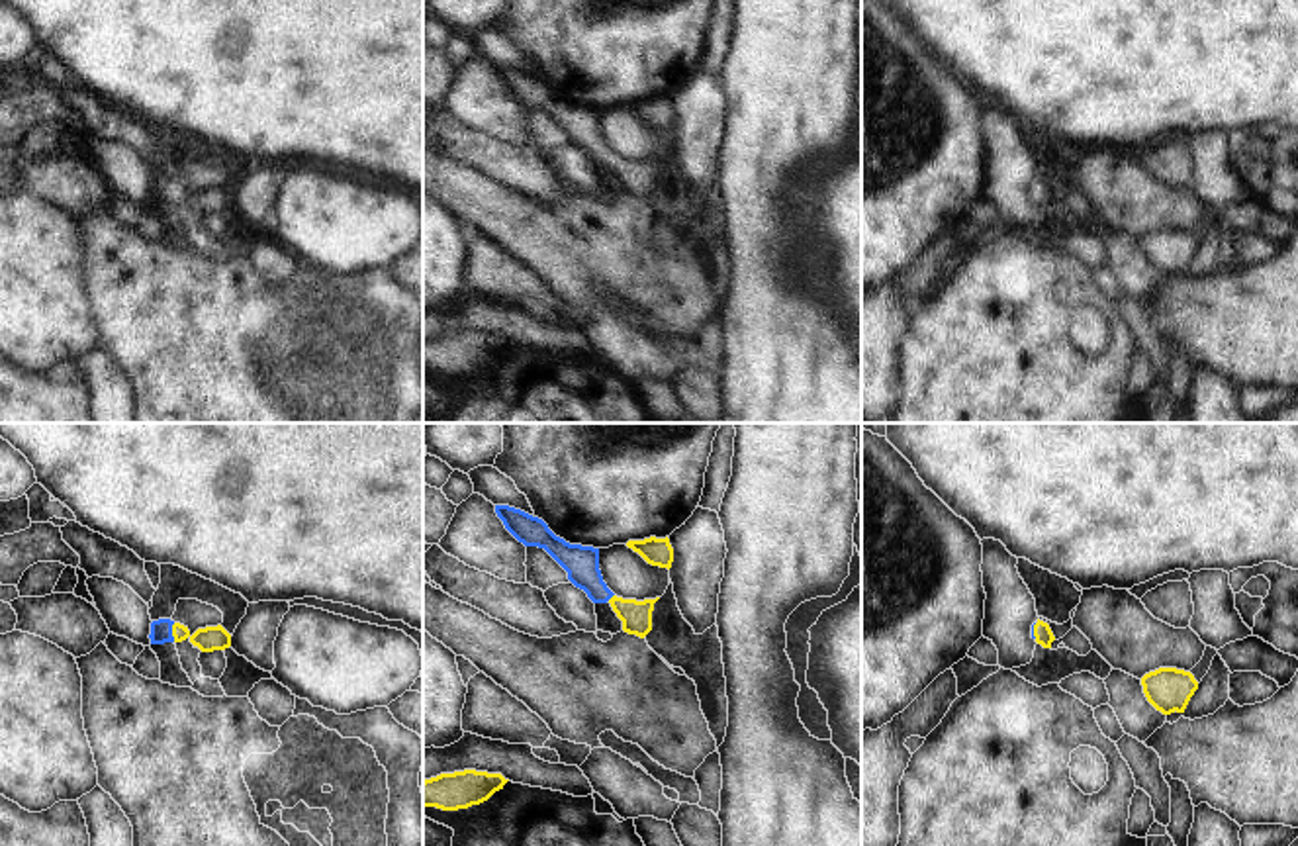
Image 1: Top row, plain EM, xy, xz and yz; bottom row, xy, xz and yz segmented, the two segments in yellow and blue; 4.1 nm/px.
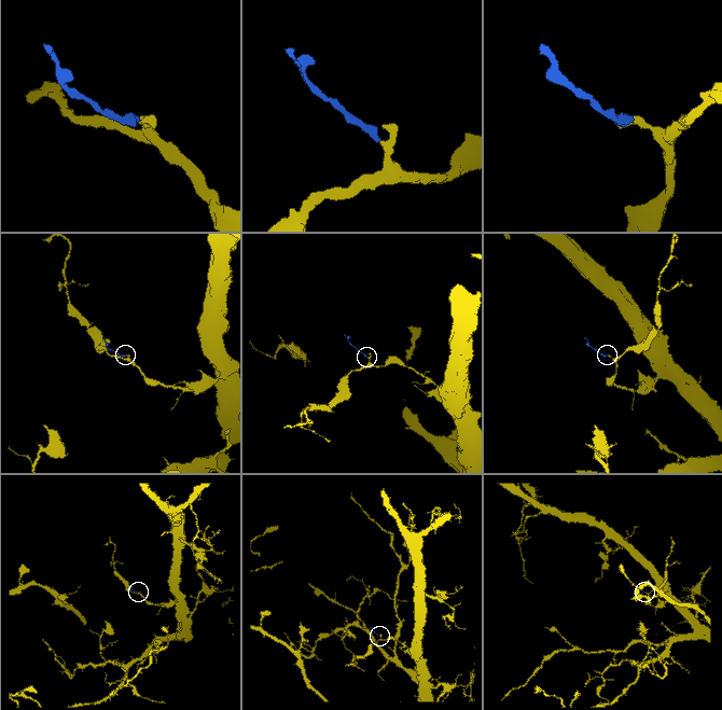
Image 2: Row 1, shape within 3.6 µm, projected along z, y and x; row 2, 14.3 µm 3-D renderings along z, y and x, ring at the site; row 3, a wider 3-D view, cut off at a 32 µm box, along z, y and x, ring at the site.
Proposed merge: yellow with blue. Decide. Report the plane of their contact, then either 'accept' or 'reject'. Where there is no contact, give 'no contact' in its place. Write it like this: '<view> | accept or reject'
xy | accept

